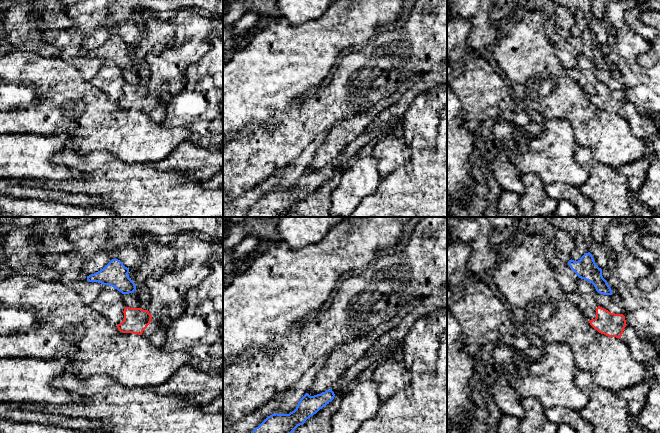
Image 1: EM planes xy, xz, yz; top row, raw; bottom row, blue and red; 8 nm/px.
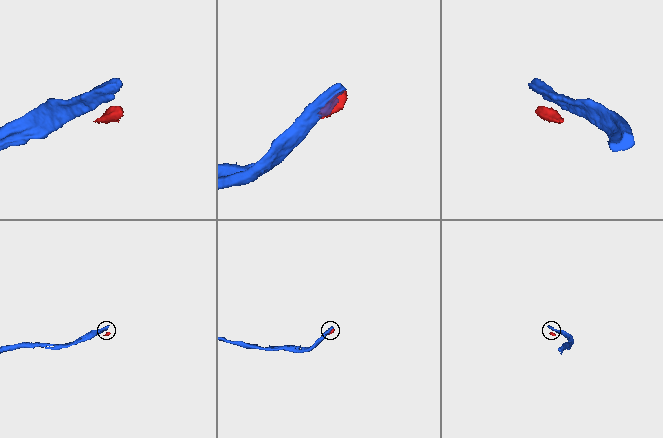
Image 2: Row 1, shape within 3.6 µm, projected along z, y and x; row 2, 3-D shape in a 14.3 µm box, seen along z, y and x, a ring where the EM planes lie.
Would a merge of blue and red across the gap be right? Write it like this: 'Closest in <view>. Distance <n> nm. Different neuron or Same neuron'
Closest in yz. Distance 100 nm. Different neuron

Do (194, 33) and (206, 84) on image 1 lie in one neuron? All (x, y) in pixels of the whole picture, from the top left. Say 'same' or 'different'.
different

